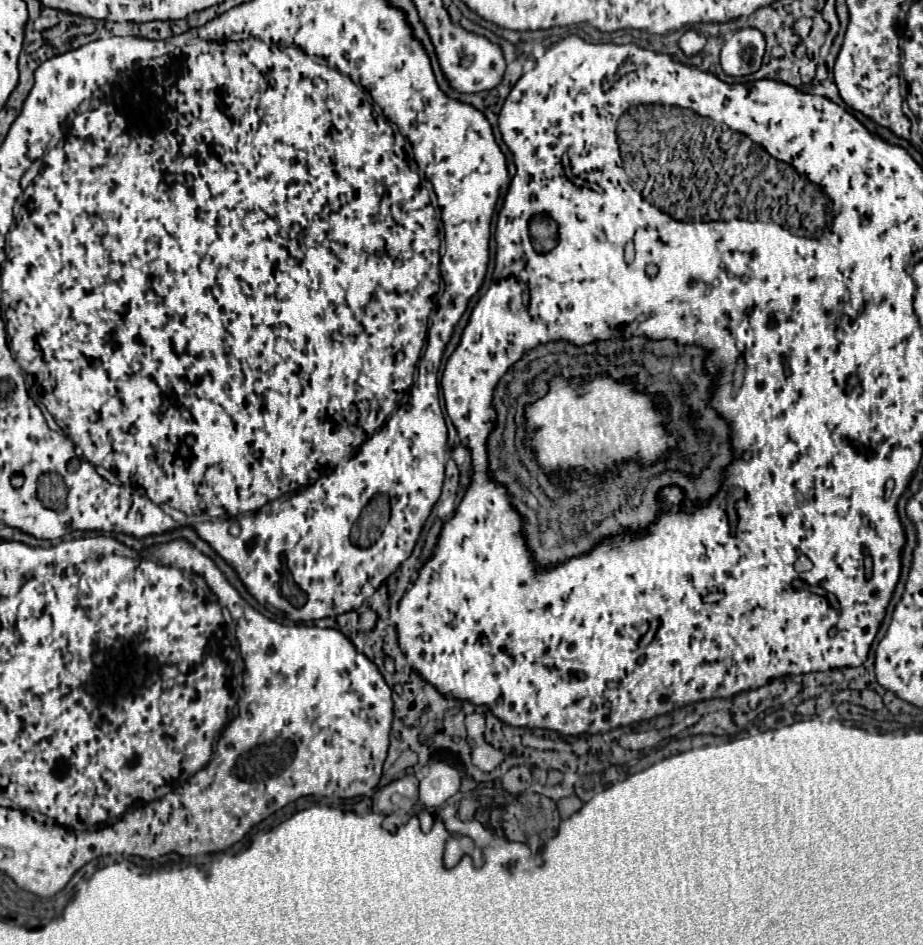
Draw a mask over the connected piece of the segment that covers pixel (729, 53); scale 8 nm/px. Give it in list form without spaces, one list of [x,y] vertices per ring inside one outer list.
[[[738,28],[724,40],[720,64],[730,76],[752,74],[760,68],[764,56],[764,34],[756,28]]]

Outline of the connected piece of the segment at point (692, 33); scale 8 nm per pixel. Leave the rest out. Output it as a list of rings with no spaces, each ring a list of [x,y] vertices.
[[[686,30],[684,36],[680,38],[680,48],[684,50],[684,54],[692,56],[692,54],[698,54],[706,44],[706,36],[702,36],[700,32],[696,30]]]

